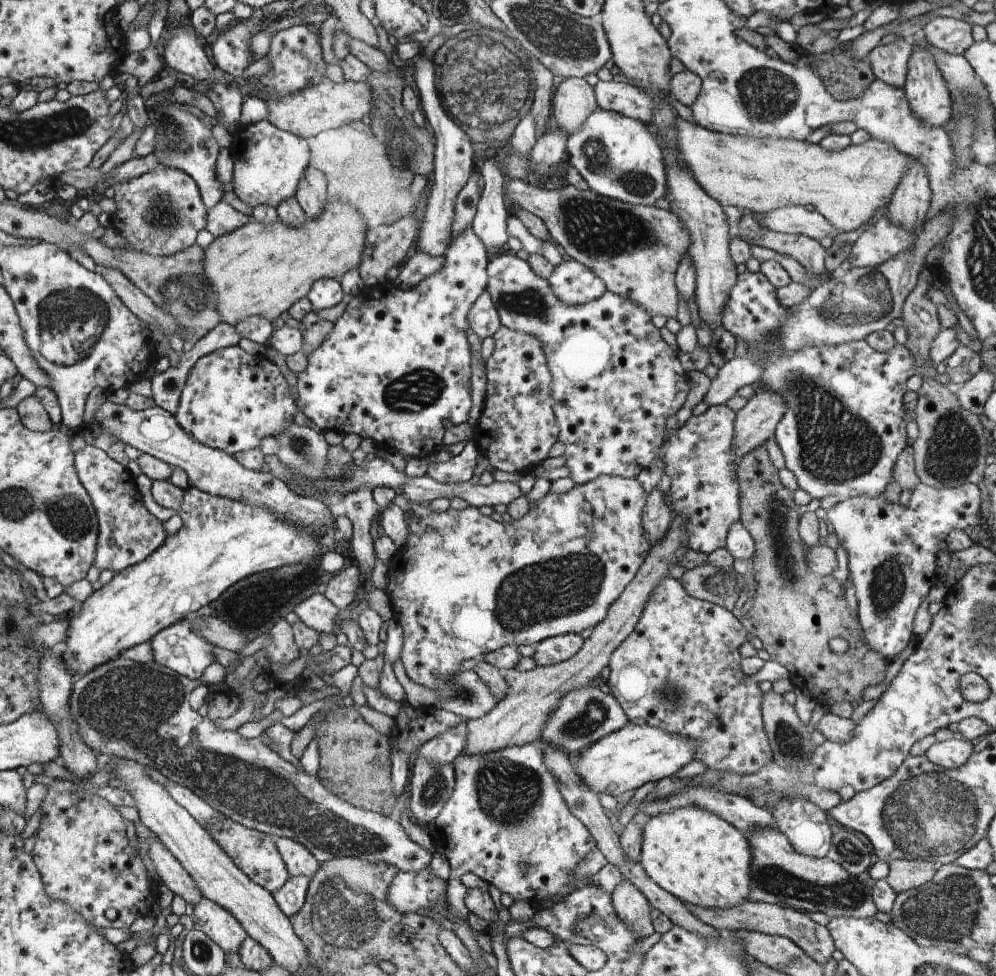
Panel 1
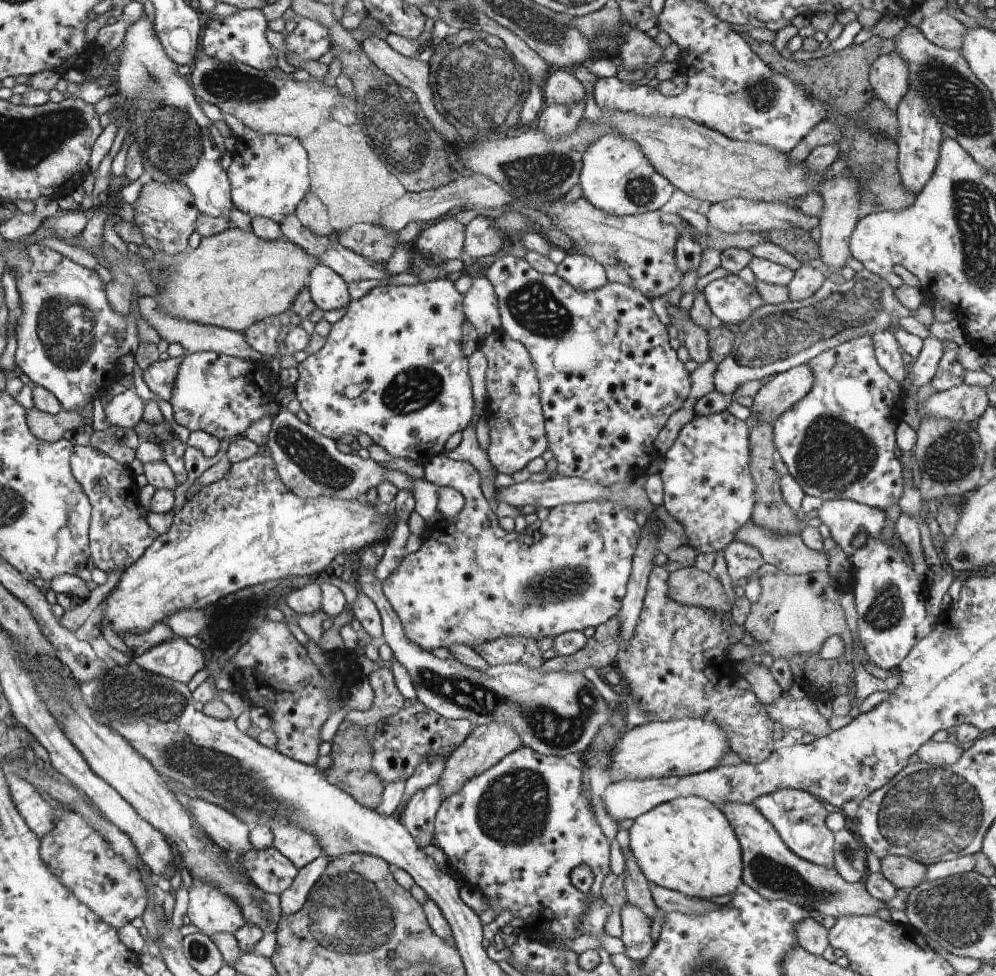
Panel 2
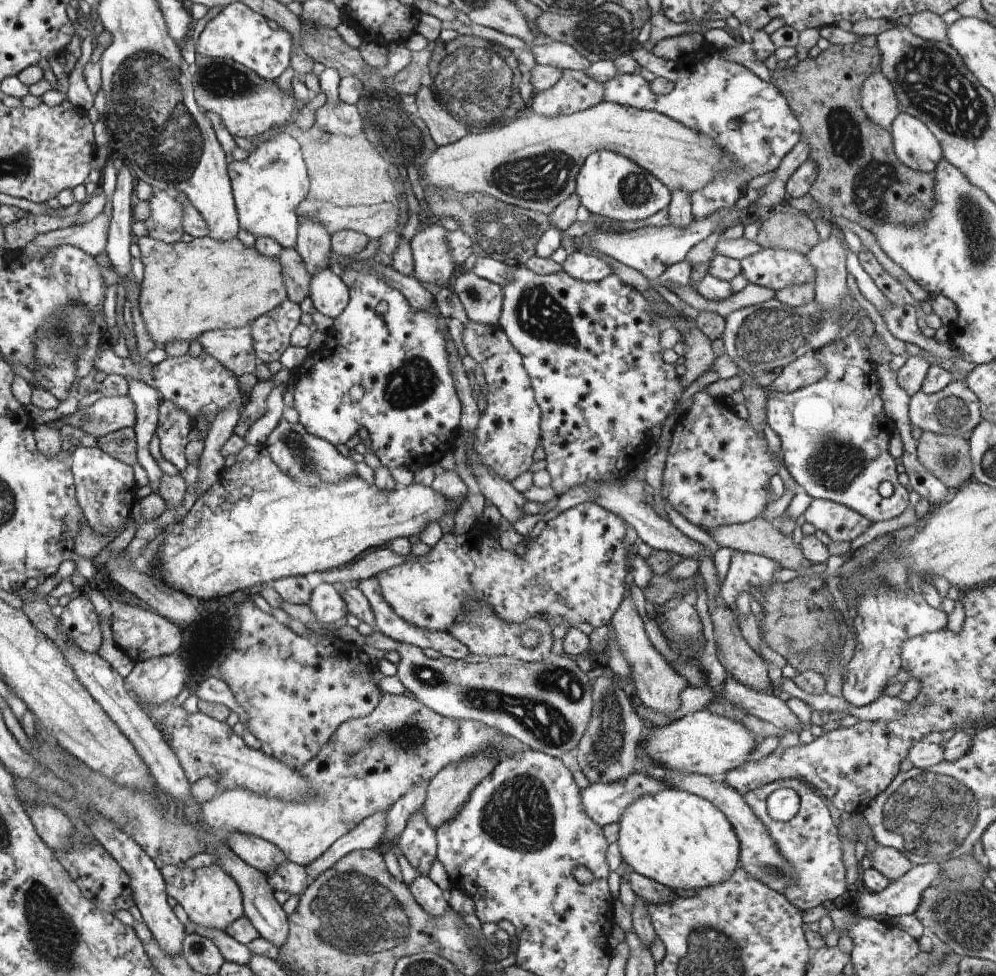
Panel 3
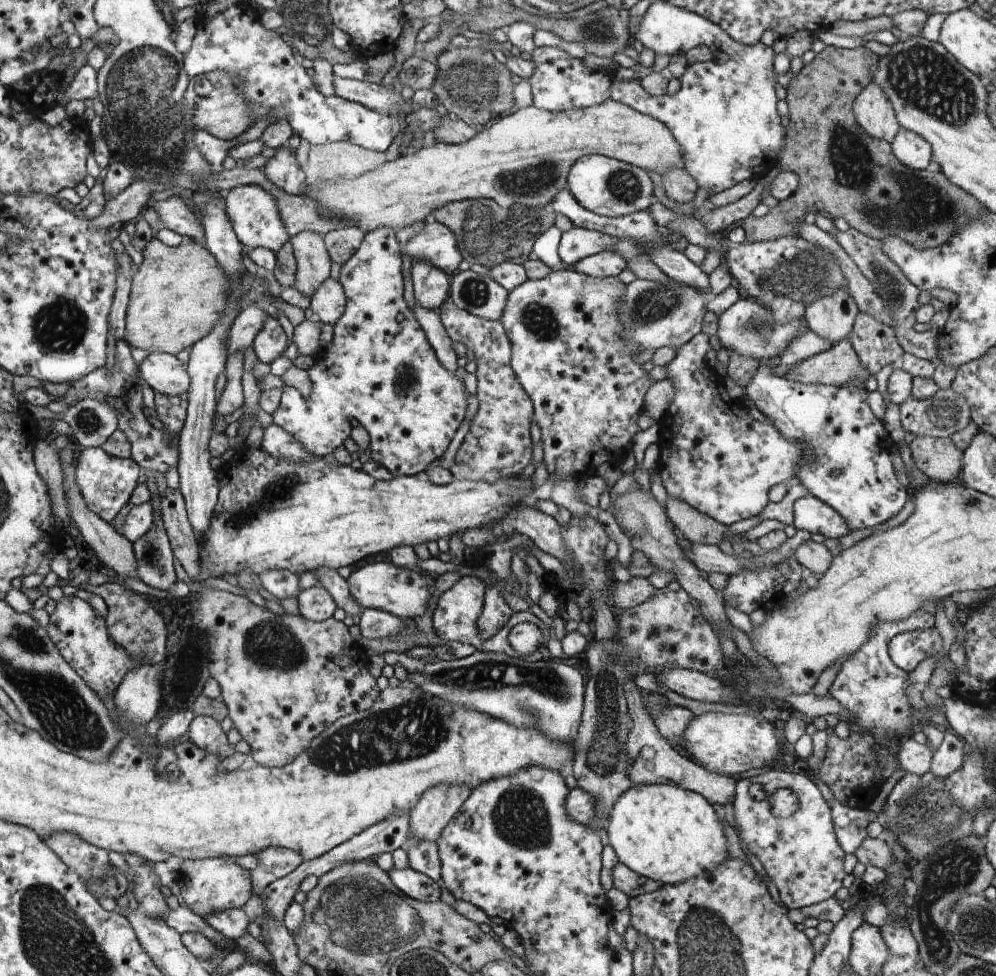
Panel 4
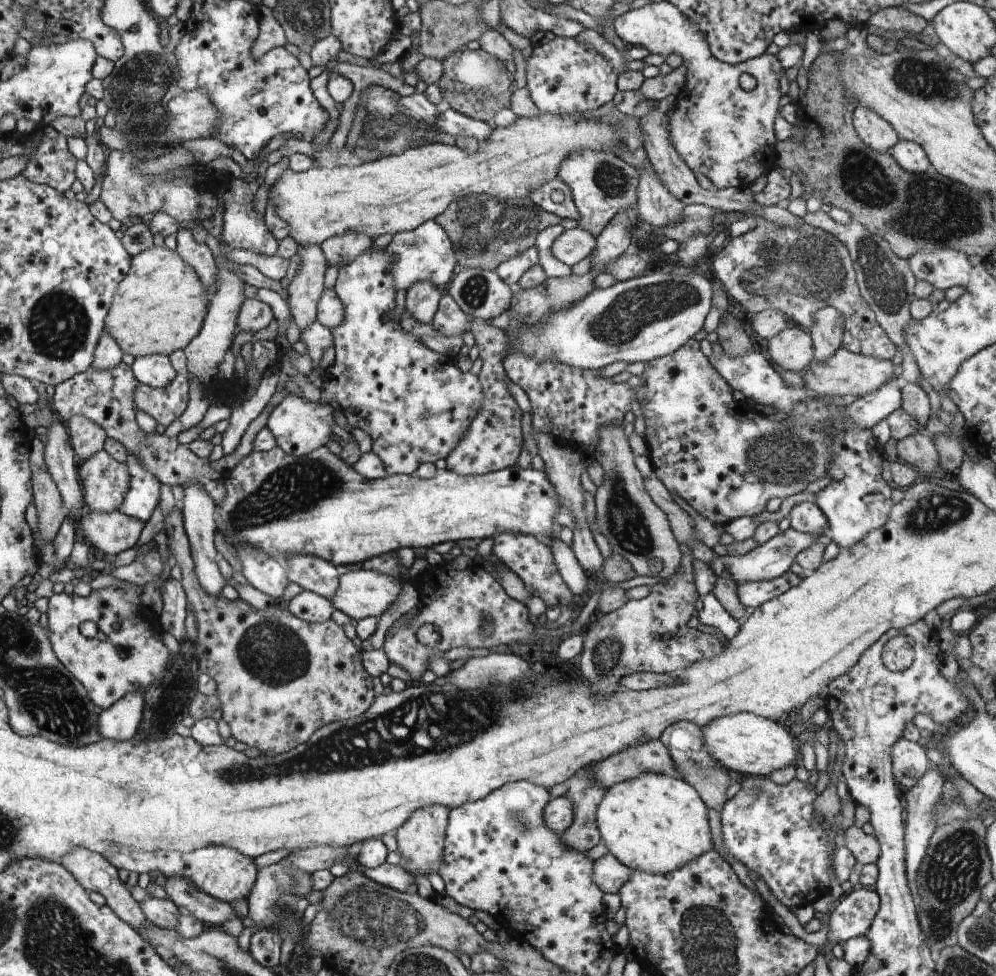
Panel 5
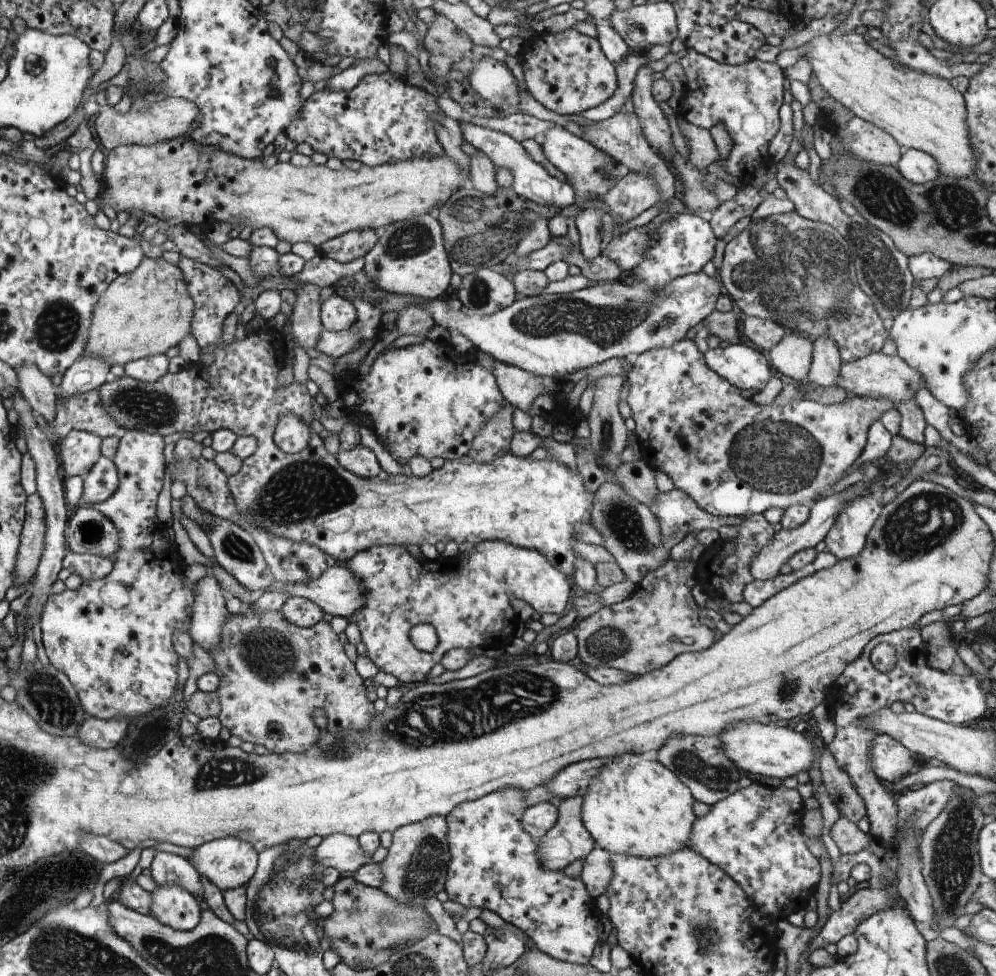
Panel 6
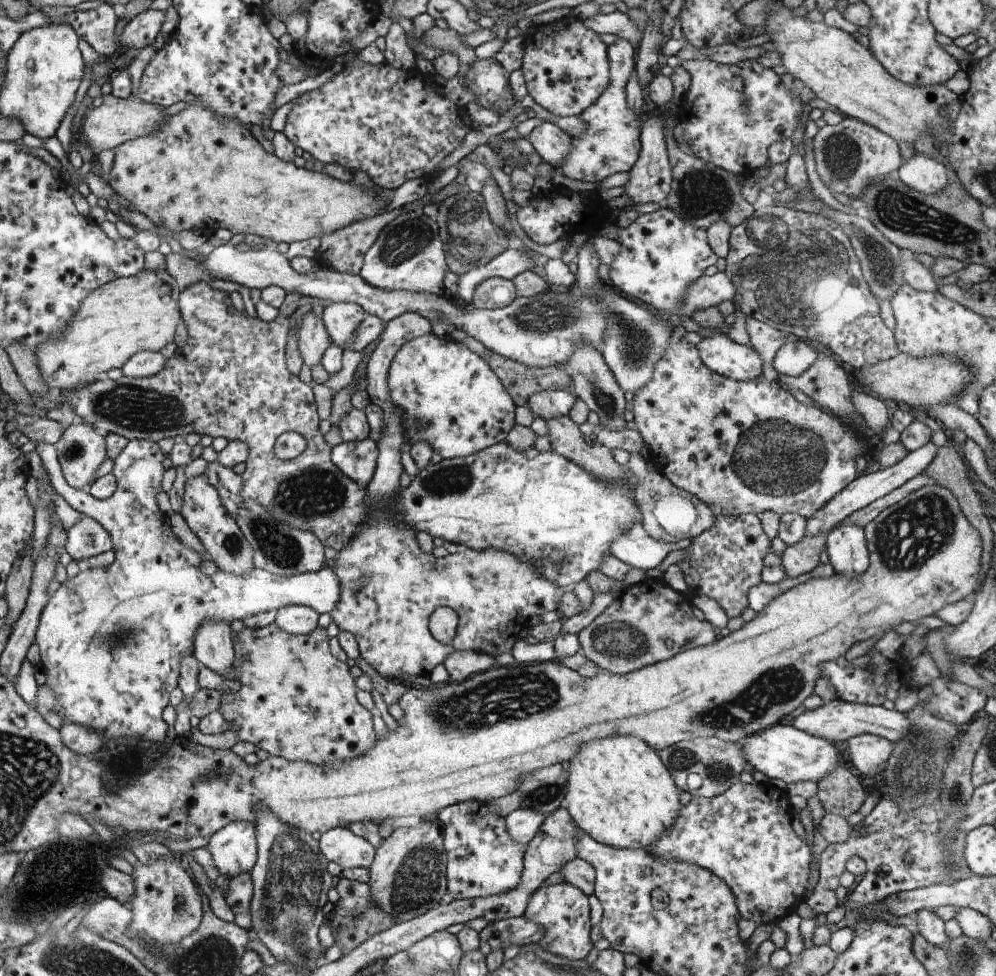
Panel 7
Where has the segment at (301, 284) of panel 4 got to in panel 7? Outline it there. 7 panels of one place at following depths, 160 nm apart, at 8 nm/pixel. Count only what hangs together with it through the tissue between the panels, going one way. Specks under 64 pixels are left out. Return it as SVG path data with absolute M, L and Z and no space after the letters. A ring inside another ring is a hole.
M309 311L301 320L297 330L297 341L303 361L312 368L321 364L323 354L332 344L332 337L325 327L324 320L320 320L313 311Z

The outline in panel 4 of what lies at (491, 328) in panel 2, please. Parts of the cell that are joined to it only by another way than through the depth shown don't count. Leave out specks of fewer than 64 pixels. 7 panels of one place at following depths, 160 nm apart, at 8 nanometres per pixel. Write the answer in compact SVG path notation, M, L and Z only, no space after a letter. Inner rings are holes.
M476 268L460 271L450 281L450 300L458 308L489 321L500 321L509 291Z

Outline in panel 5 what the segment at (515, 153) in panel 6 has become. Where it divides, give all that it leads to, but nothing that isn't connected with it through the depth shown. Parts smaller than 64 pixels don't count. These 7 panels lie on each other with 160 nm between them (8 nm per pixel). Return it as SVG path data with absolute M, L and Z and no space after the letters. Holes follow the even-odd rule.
M450 108L437 116L435 126L441 132L449 132L452 136L474 138L482 142L492 132L493 124L474 120ZM558 178L534 189L528 198L538 207L561 216L562 219L579 220L570 188Z

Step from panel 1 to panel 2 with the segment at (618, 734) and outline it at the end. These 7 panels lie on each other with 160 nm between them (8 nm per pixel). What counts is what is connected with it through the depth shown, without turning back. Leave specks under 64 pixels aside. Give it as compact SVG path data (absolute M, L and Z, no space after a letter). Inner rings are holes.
M694 718L653 721L632 727L620 736L606 772L612 772L614 780L696 775L718 768L728 752L730 744L726 732L712 722Z

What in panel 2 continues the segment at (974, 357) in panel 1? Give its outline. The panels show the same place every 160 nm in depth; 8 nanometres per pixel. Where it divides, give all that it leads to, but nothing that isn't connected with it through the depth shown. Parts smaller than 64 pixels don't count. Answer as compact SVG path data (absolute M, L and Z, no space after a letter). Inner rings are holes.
M942 340L944 352L938 364L936 375L932 378L931 384L936 392L946 391L950 388L963 384L965 369L958 364L959 344L951 340Z

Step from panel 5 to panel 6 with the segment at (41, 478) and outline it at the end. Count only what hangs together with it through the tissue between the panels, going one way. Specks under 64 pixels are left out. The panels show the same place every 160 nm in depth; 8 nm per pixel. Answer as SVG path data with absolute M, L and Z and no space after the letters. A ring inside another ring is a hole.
M36 492L29 496L29 502L25 504L25 511L29 513L25 516L24 530L21 532L21 546L17 554L16 584L18 587L30 582L30 578L35 576L42 553L45 547L46 515L41 496Z

